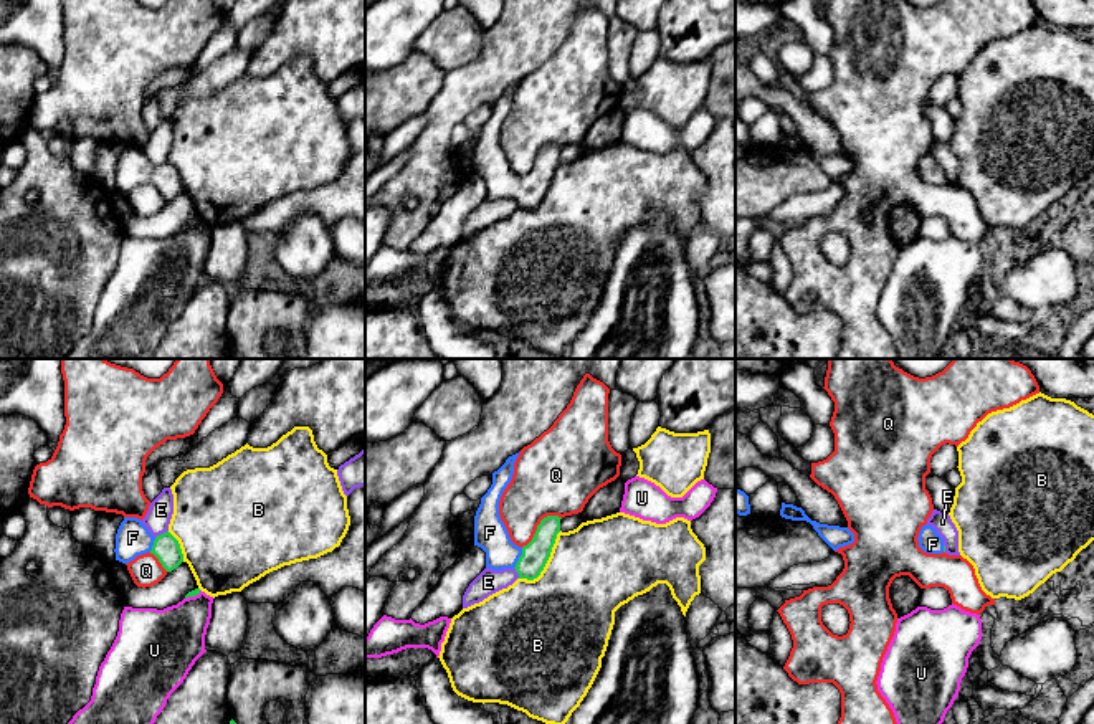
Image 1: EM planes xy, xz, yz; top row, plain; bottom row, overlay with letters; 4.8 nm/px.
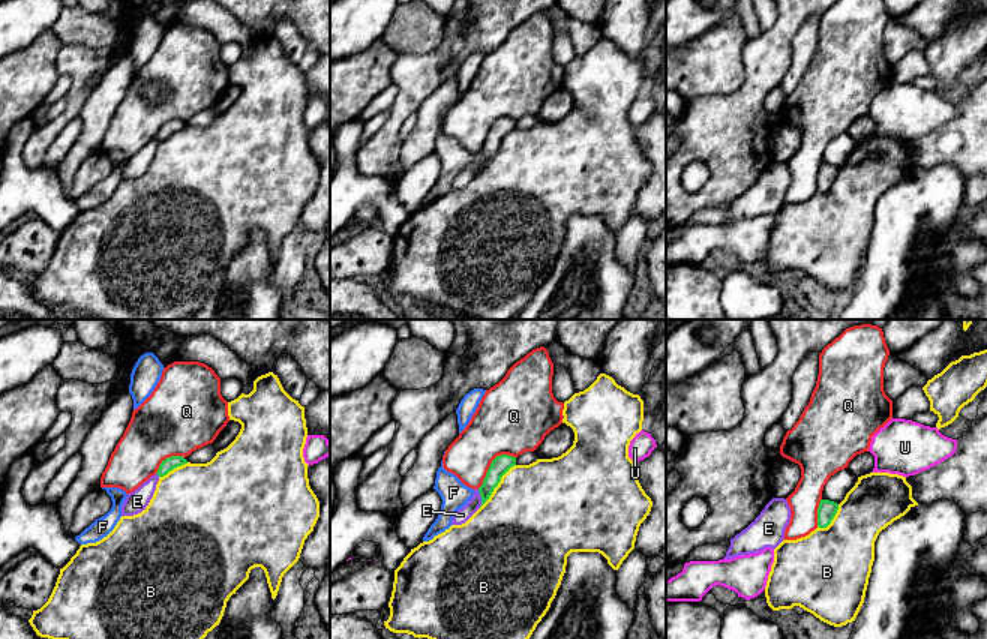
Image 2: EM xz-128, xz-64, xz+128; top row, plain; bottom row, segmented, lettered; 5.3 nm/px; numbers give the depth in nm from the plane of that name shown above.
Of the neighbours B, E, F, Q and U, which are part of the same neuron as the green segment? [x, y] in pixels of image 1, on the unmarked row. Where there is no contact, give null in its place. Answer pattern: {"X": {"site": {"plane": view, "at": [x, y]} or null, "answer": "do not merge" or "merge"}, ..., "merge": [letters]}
{"B": {"site": {"plane": "xz", "at": [546, 192]}, "answer": "do not merge"}, "E": {"site": {"plane": "xy", "at": [161, 164]}, "answer": "do not merge"}, "F": {"site": {"plane": "xz", "at": [519, 187]}, "answer": "merge"}, "Q": {"site": {"plane": "xz", "at": [539, 154]}, "answer": "do not merge"}, "U": {"site": {"plane": "xy", "at": [192, 225]}, "answer": "do not merge"}, "merge": ["F"]}

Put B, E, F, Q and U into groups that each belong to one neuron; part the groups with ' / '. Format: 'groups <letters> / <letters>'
groups B / E / F / Q / U

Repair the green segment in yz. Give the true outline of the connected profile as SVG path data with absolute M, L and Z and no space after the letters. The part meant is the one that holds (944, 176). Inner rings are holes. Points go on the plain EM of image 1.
M929 154L922 155L917 170L919 170L919 177L927 183L945 182L944 169Z

